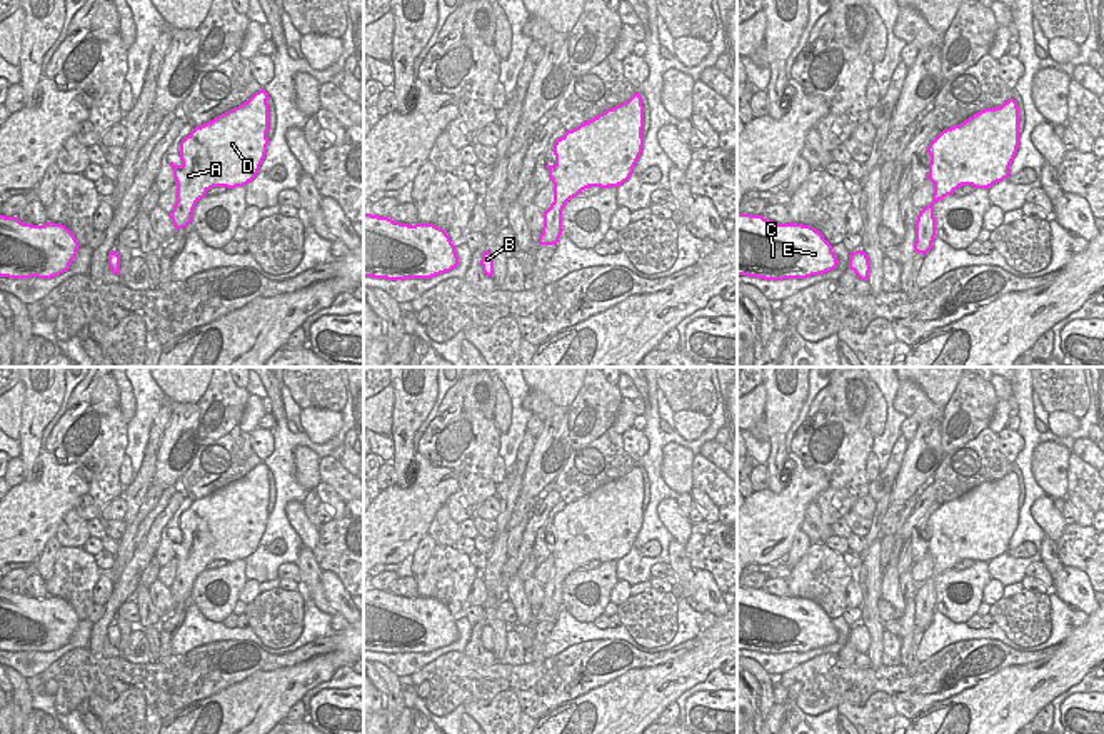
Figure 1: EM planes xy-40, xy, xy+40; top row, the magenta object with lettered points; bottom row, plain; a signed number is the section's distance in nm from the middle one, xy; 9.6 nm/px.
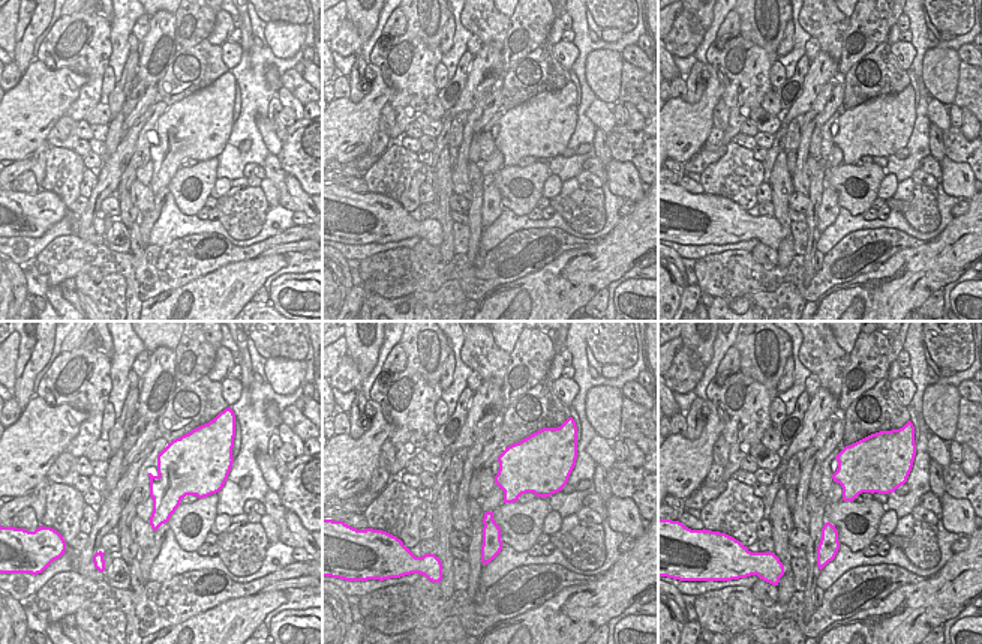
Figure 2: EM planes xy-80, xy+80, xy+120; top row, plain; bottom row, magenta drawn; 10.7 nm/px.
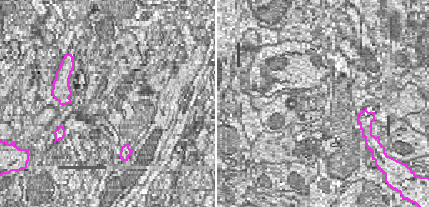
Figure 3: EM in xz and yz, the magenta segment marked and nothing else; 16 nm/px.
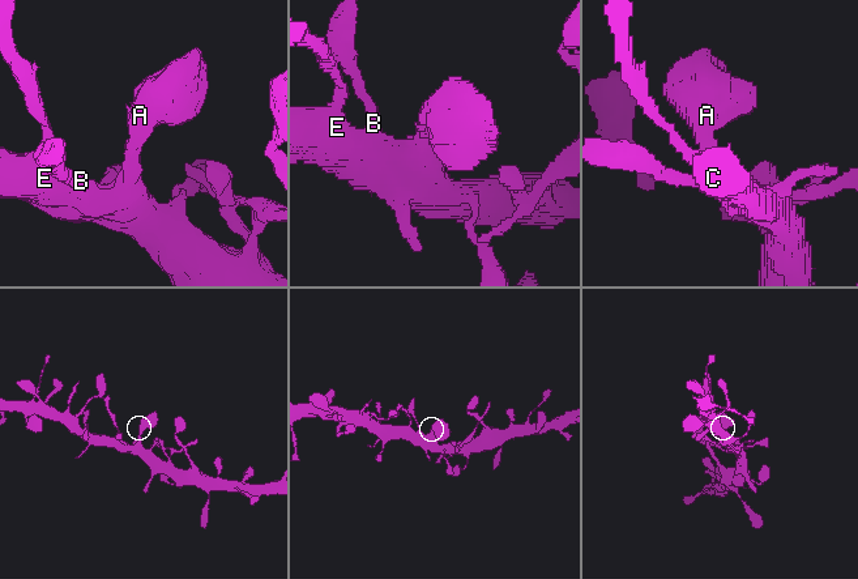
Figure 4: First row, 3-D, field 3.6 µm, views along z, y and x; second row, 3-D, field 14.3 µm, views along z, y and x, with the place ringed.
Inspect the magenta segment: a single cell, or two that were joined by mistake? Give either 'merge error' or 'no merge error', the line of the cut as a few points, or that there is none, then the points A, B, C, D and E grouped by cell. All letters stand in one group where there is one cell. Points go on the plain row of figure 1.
no merge error; no cut; A B C D E

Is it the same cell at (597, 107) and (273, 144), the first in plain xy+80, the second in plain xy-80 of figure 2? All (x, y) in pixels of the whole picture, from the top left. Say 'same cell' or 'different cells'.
same cell

